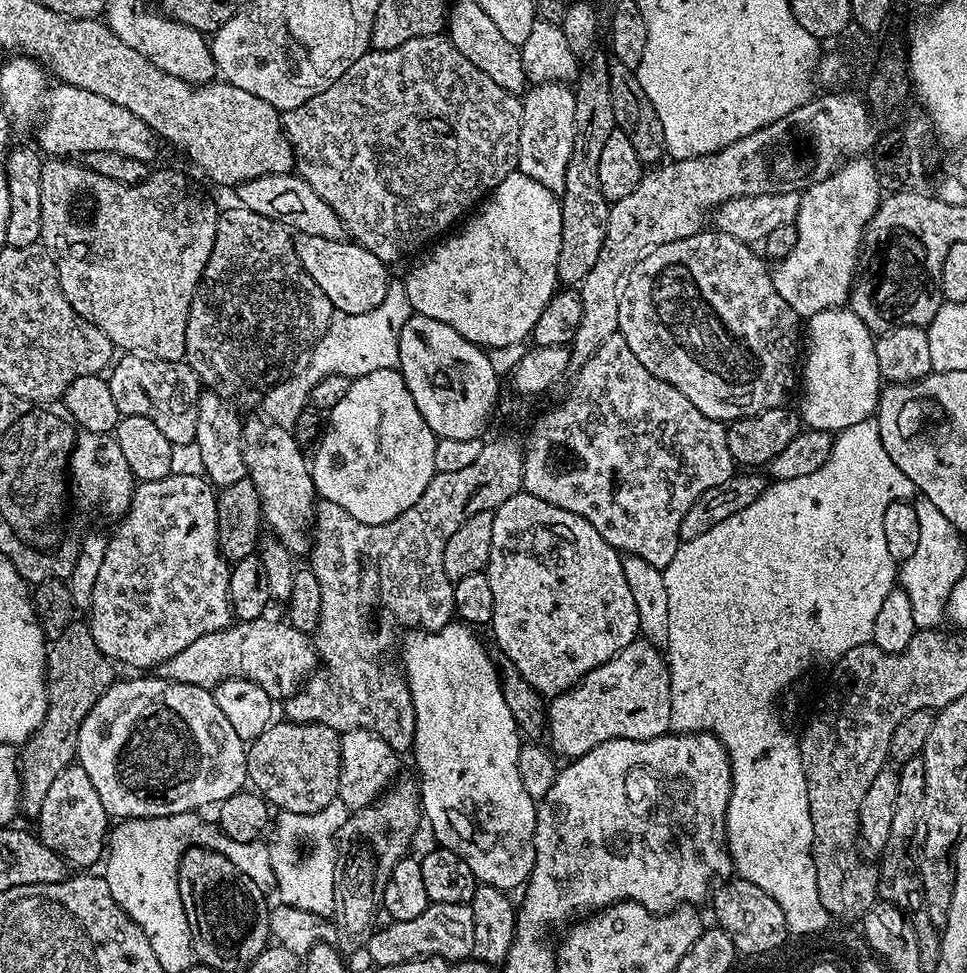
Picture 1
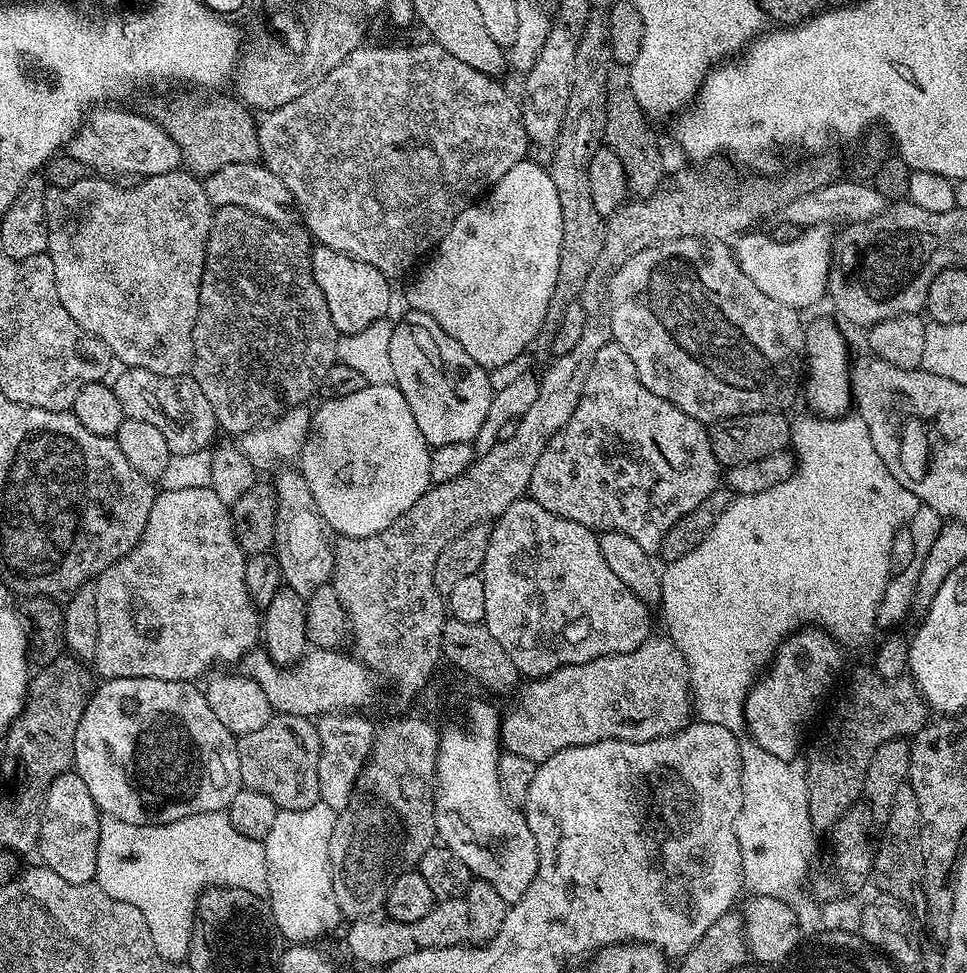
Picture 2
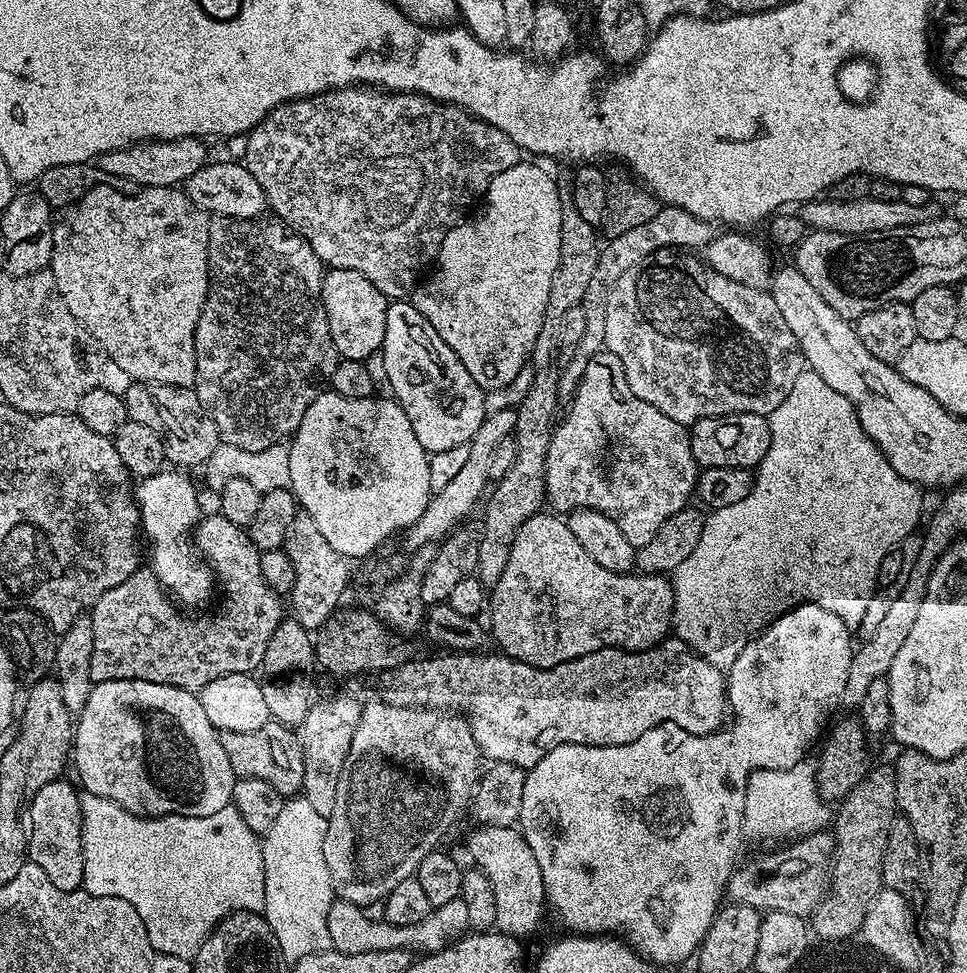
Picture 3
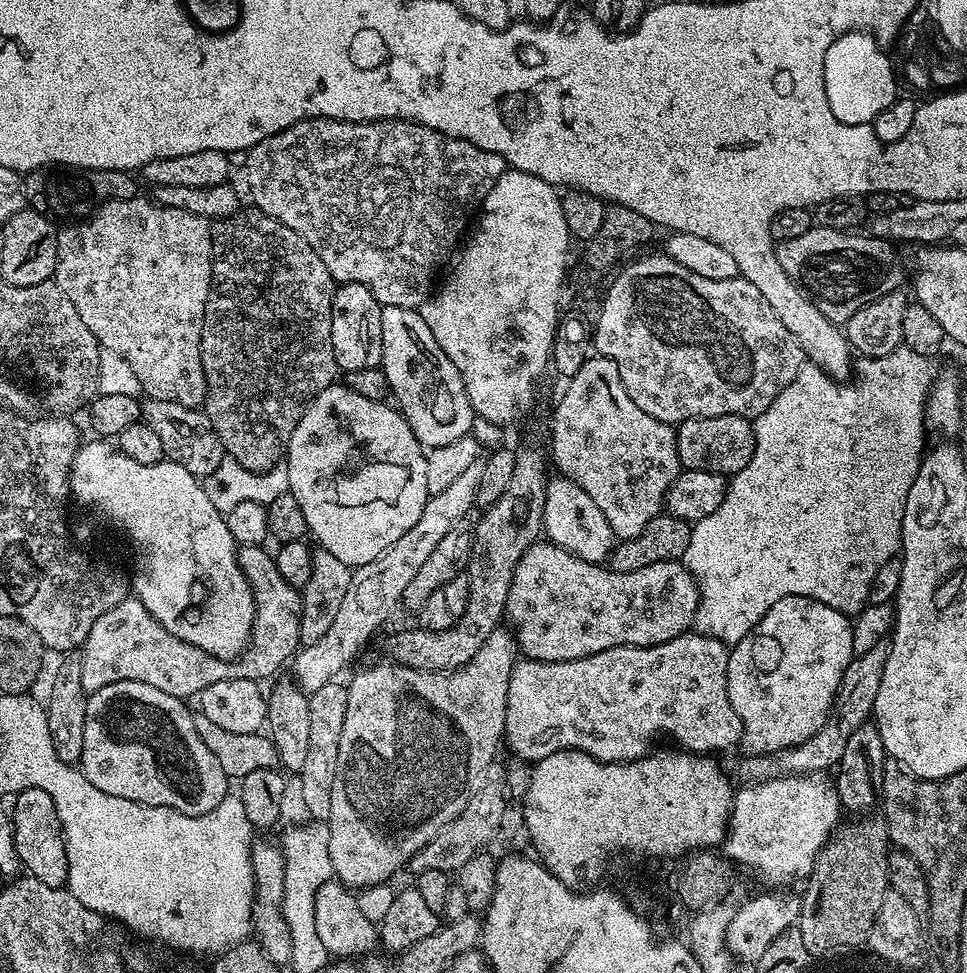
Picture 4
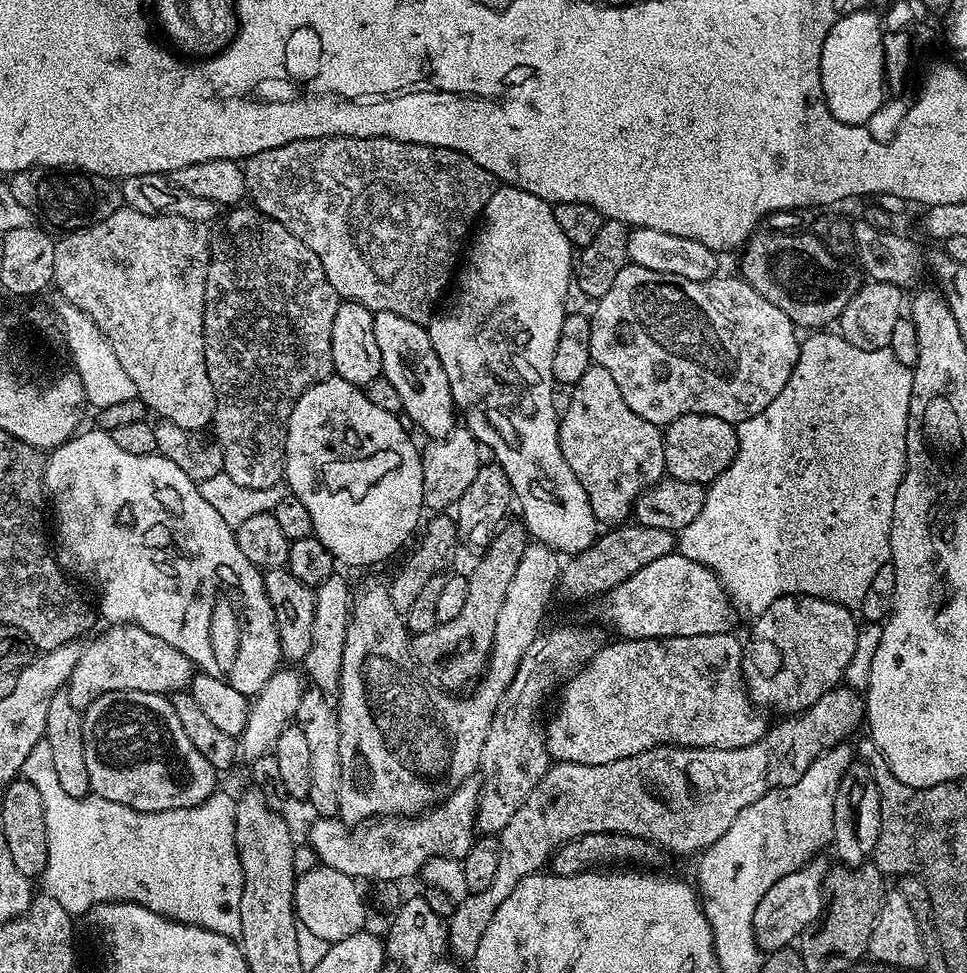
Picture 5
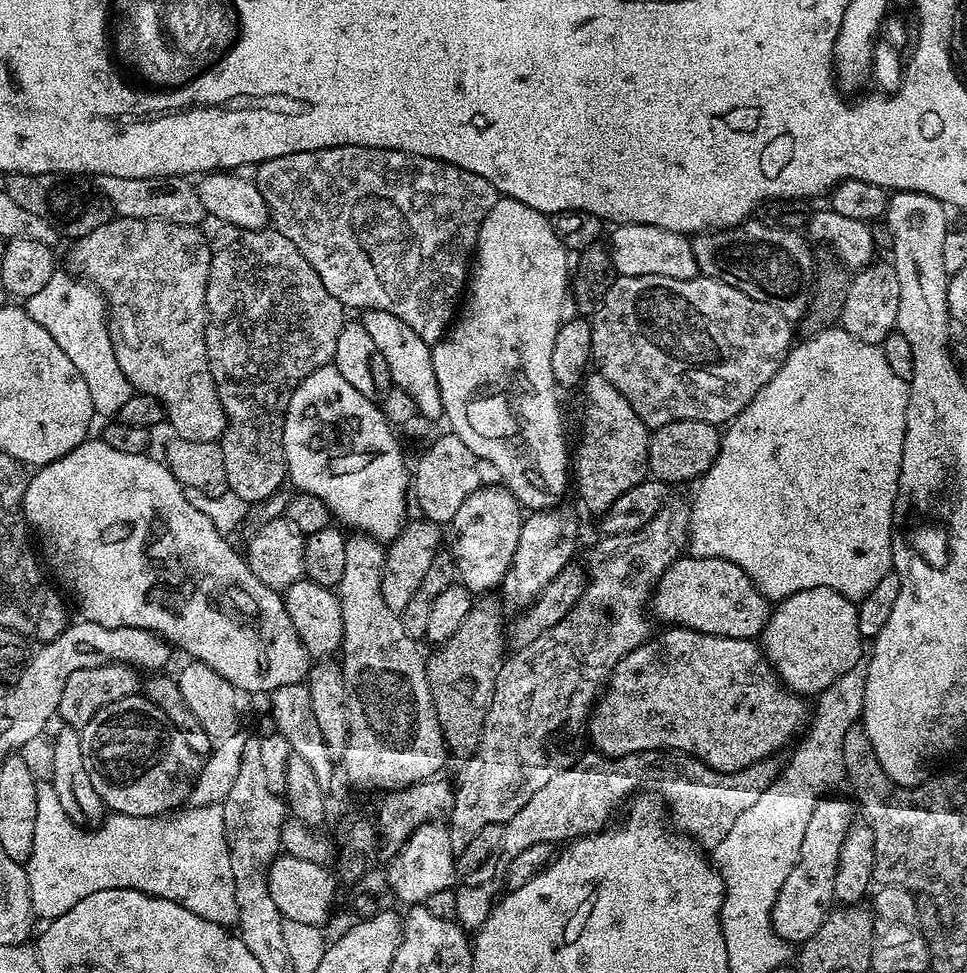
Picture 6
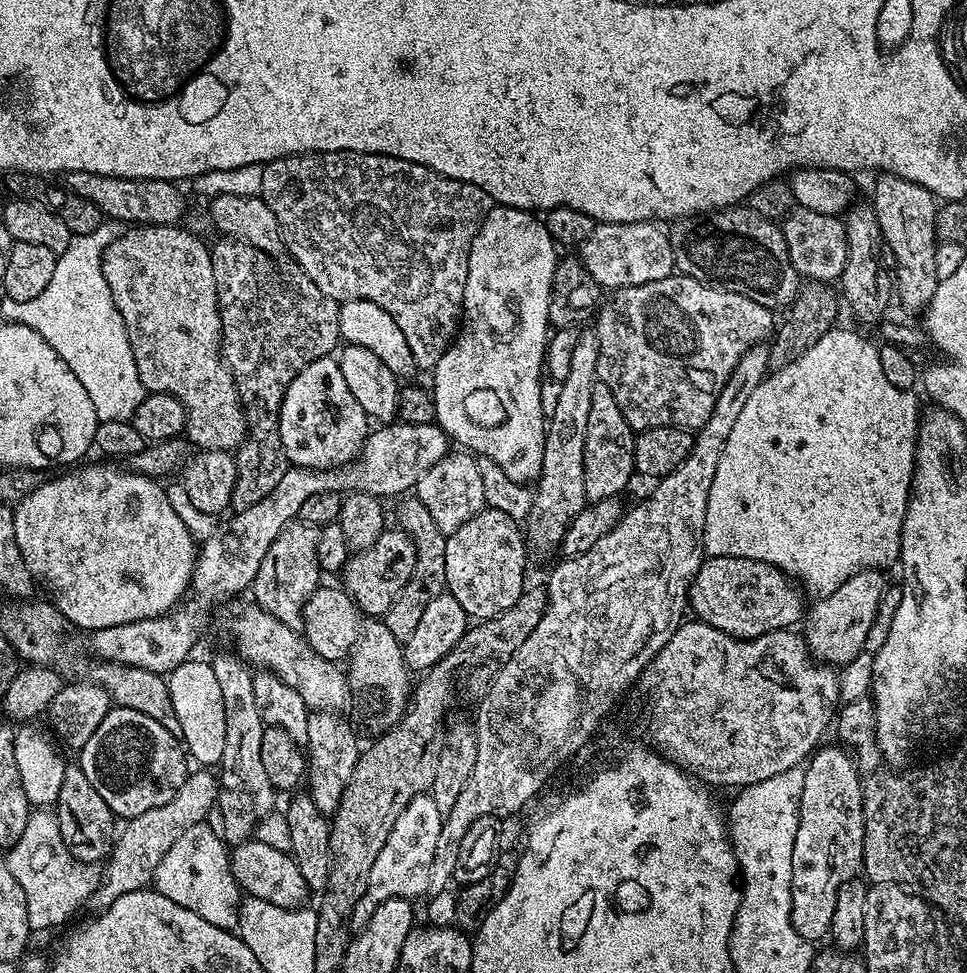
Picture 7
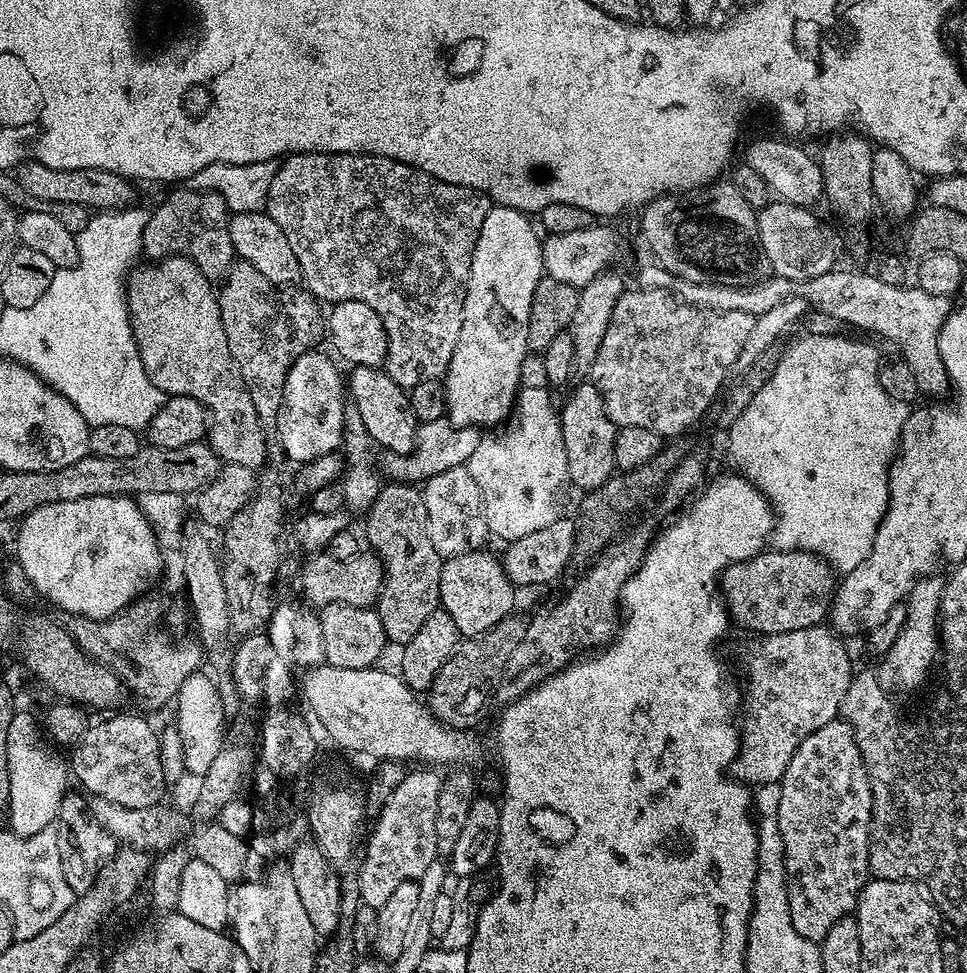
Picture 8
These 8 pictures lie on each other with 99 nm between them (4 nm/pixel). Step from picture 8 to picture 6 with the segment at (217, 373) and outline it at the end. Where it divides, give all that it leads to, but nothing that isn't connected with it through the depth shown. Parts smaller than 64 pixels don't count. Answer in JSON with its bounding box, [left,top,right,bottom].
[68,218,226,443]

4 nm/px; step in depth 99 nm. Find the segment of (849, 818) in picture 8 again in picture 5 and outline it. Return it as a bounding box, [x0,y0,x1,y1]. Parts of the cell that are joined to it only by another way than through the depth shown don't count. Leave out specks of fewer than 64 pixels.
[754,858,830,954]

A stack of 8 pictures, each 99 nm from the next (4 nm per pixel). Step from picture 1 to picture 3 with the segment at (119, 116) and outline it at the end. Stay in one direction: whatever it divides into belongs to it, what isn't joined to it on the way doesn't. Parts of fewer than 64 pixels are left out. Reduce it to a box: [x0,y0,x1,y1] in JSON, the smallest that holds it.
[98,136,209,188]

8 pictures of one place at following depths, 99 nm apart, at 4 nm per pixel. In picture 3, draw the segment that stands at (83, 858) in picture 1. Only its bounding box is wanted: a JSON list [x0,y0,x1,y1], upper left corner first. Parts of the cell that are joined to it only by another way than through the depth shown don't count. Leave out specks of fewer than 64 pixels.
[26,778,84,892]

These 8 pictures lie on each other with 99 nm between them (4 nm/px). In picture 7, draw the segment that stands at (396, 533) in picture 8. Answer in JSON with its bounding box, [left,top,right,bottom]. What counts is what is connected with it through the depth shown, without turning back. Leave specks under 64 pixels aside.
[382,494,447,642]

